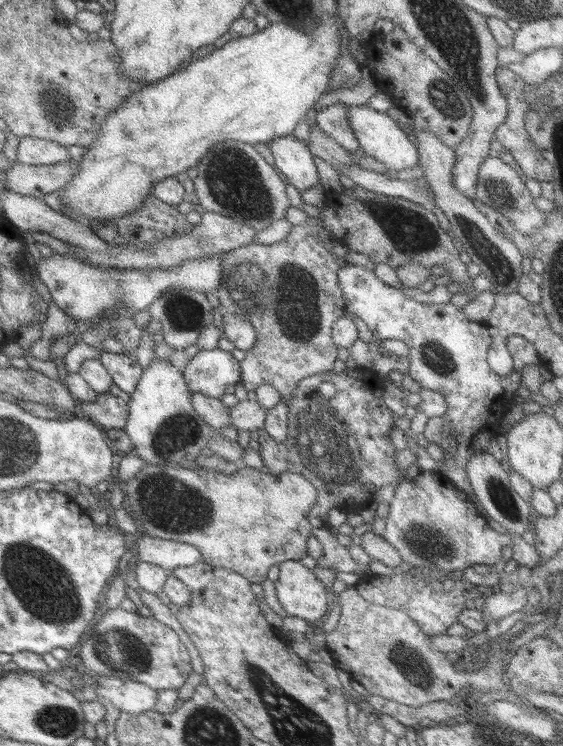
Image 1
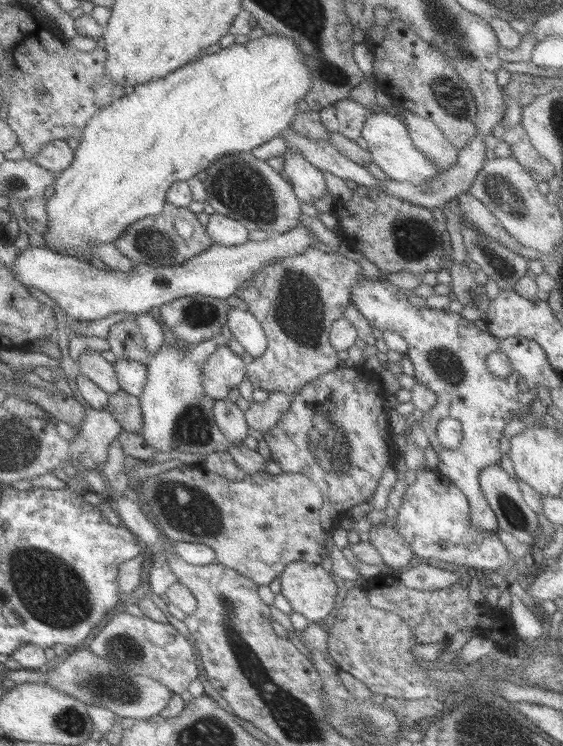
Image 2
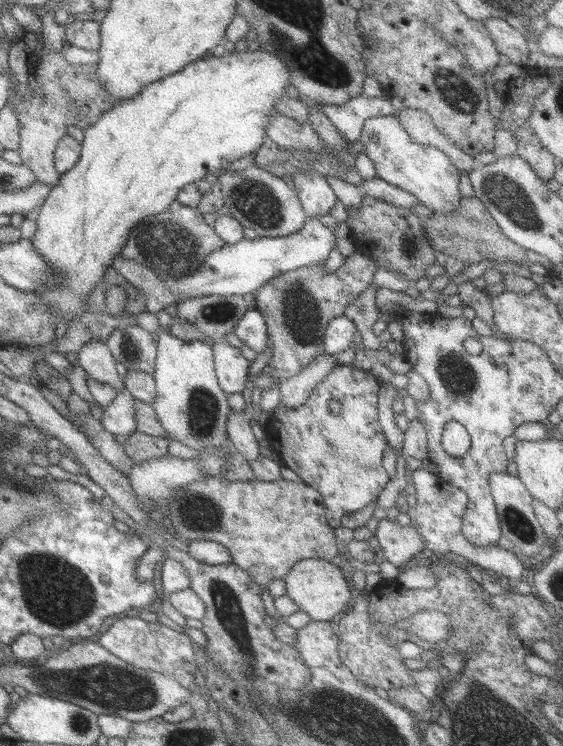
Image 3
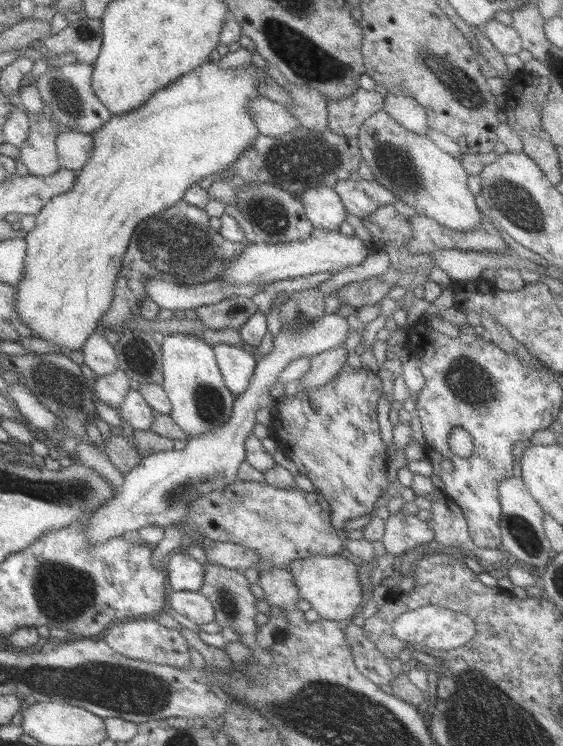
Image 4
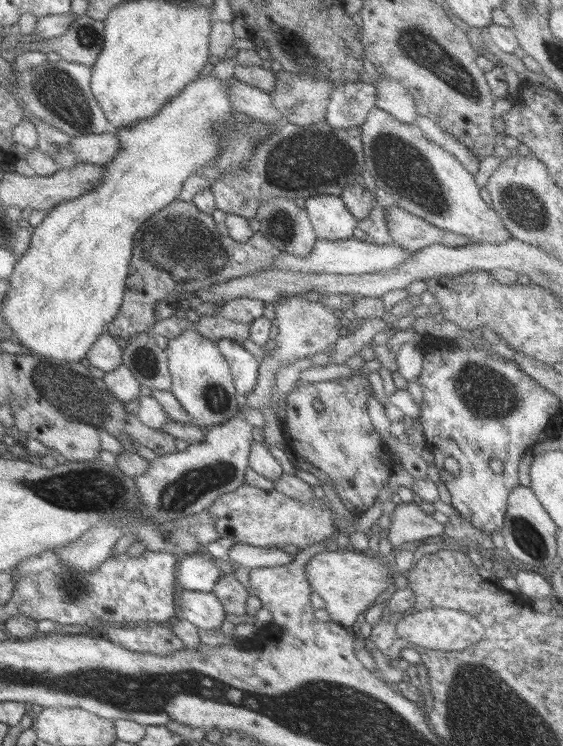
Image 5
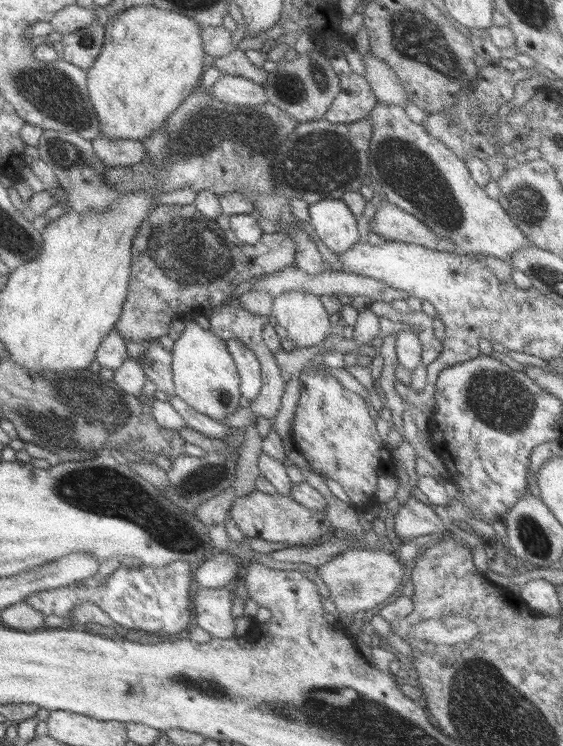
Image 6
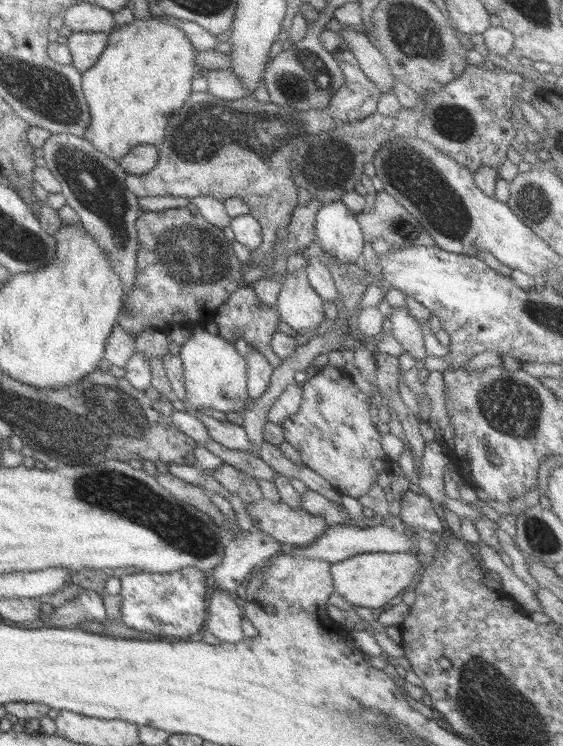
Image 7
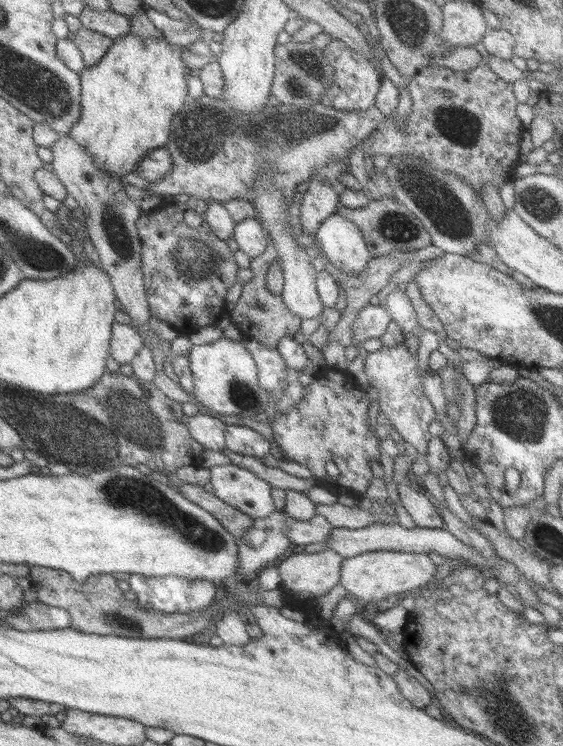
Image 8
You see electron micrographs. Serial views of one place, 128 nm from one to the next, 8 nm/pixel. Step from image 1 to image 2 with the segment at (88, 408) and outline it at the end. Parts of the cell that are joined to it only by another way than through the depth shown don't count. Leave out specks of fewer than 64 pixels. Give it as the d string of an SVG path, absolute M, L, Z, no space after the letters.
M121 390L109 395L108 404L104 409L109 410L114 415L124 431L141 432L143 420L138 397Z

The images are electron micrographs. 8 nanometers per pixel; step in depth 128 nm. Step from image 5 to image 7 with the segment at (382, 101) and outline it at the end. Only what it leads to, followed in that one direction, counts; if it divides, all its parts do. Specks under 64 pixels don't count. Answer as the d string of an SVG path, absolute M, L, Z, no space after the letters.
M347 26L345 27L346 29L339 32L340 37L346 43L346 50L356 58L360 70L374 86L381 90L381 94L392 91L395 79L386 59L370 43L364 33L361 34Z

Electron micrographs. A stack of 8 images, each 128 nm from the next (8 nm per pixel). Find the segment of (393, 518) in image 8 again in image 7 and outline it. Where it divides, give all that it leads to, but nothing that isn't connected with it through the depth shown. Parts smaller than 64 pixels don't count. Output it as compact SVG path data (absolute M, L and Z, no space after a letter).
M310 490L300 496L300 509L312 516L321 517L328 526L353 524L343 506L336 506L328 498Z

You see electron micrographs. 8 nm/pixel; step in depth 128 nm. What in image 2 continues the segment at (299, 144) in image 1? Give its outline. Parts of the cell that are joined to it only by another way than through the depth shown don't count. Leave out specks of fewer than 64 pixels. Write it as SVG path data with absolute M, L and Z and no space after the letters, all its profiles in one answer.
M286 150L284 157L284 177L292 185L295 197L308 204L322 198L327 193L325 176L296 151Z

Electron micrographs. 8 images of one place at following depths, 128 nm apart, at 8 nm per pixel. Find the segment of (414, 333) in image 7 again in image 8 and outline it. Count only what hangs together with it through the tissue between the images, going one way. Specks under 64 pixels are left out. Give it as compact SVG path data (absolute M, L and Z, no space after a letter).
M398 288L389 290L381 296L380 300L388 311L392 323L400 326L403 335L412 332L416 332L418 336L421 335L422 329L417 321L416 311L405 292Z

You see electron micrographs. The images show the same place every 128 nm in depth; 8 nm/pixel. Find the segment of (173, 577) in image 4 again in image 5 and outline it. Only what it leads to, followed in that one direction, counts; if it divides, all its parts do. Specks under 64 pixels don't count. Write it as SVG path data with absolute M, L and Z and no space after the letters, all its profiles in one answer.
M205 554L190 555L177 561L177 584L180 590L211 592L222 572Z

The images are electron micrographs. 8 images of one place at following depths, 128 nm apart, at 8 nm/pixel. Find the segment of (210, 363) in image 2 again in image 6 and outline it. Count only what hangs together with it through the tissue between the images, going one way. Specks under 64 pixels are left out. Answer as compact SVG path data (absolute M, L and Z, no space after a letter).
M225 339L228 352L232 355L241 380L241 395L254 400L261 389L261 368L256 355L242 342Z

